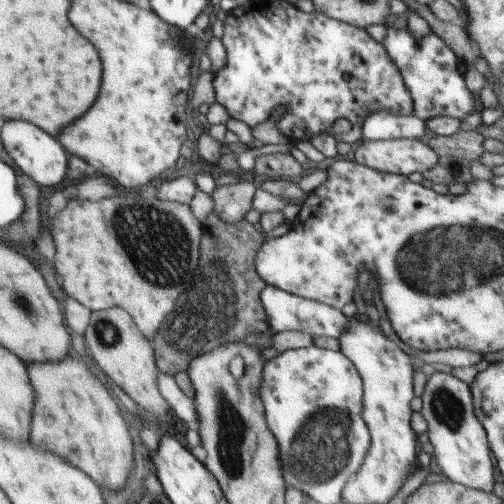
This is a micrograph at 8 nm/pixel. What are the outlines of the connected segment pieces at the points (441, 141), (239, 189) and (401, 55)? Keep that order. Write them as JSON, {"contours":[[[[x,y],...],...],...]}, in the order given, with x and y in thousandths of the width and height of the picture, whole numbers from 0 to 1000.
{"contours":[[[[913,258],[897,270],[861,270],[847,288],[871,310],[899,310],[929,319],[944,317],[958,306],[962,274],[944,258]]],[[[490,357],[433,369],[419,385],[425,397],[423,419],[433,425],[437,437],[462,448],[500,413],[500,393],[508,375],[504,365]]],[[[766,52],[762,95],[774,119],[790,131],[806,175],[819,198],[819,226],[845,242],[853,234],[893,230],[919,240],[929,226],[944,222],[944,190],[929,179],[921,143],[925,133],[905,115],[905,107],[861,63],[845,67],[837,79],[817,75],[808,60],[786,62]]]]}

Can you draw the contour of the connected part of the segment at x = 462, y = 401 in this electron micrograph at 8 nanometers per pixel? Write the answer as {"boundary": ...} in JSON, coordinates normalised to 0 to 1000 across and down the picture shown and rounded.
{"boundary":[[[855,734],[835,786],[835,821],[847,837],[851,875],[861,885],[863,917],[881,944],[946,974],[980,968],[980,929],[976,901],[964,873],[960,845],[940,821],[933,768],[897,740]]]}

